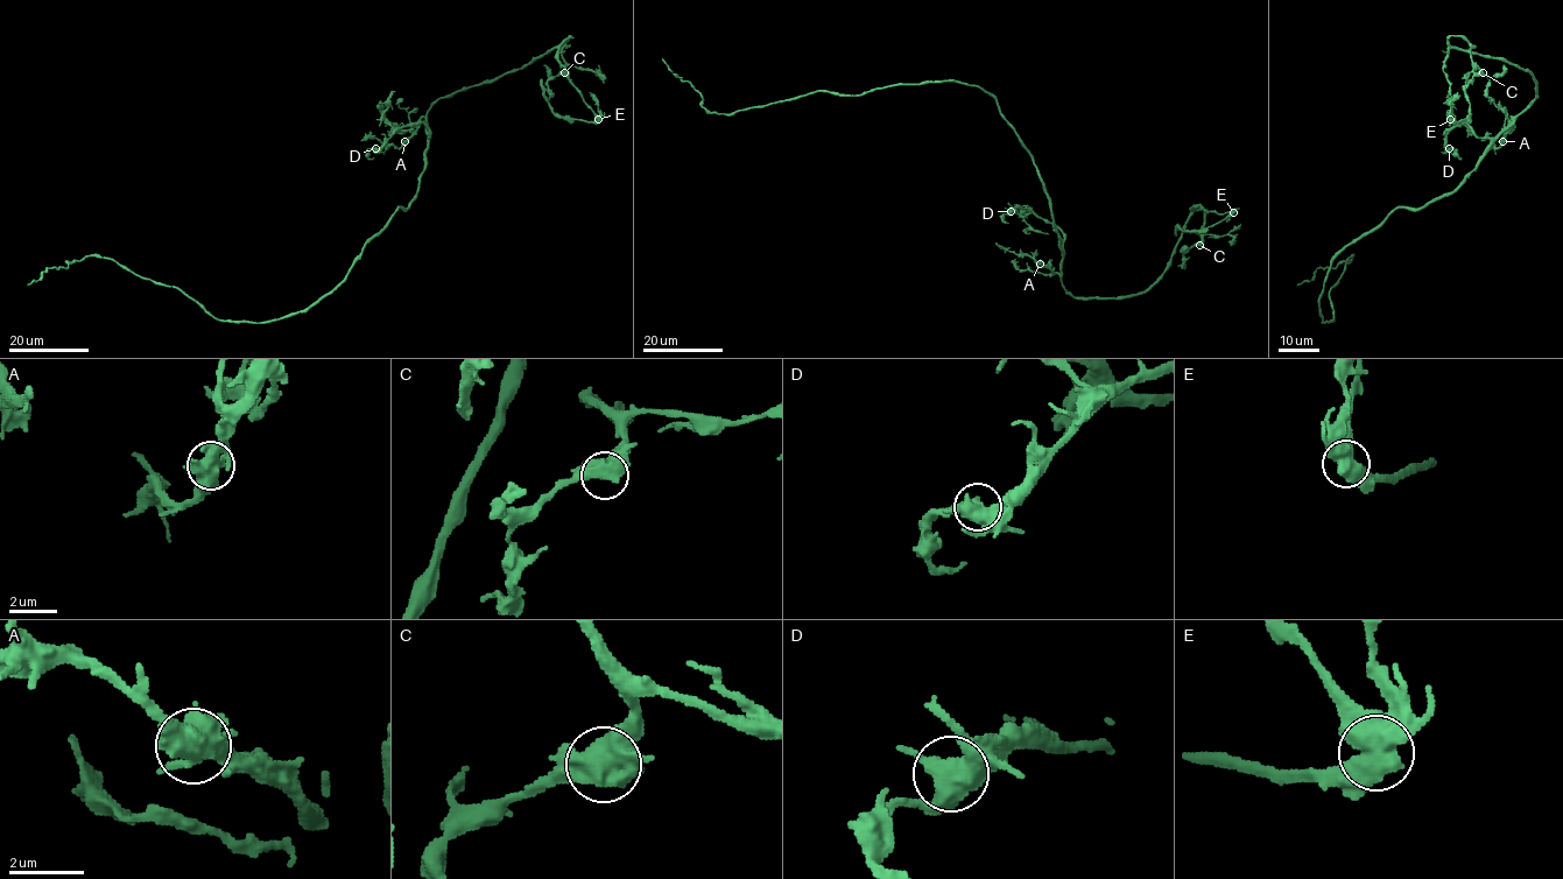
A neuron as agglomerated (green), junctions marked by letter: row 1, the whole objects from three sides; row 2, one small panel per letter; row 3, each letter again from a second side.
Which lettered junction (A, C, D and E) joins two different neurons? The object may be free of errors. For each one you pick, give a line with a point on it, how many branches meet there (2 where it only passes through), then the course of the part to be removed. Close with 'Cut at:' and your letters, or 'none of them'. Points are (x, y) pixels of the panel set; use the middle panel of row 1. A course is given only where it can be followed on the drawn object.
E: (1233, 212) | 3 | (1233, 212), (1204, 229), (1183, 231), (1178, 226), (1176, 236)
Cut at: E

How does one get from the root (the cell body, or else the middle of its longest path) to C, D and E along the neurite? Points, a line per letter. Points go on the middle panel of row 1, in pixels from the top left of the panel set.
C: (1040, 174), (1060, 236), (1062, 285), (1075, 297), (1145, 292), (1166, 268), (1187, 219), (1202, 210), (1199, 245)
D: (1040, 174), (1049, 199), (1054, 229), (1063, 251), (1063, 233), (1057, 227), (1026, 208), (1011, 211)
E: (1040, 174), (1060, 236), (1062, 285), (1075, 297), (1145, 292), (1166, 268), (1194, 206), (1233, 212)

